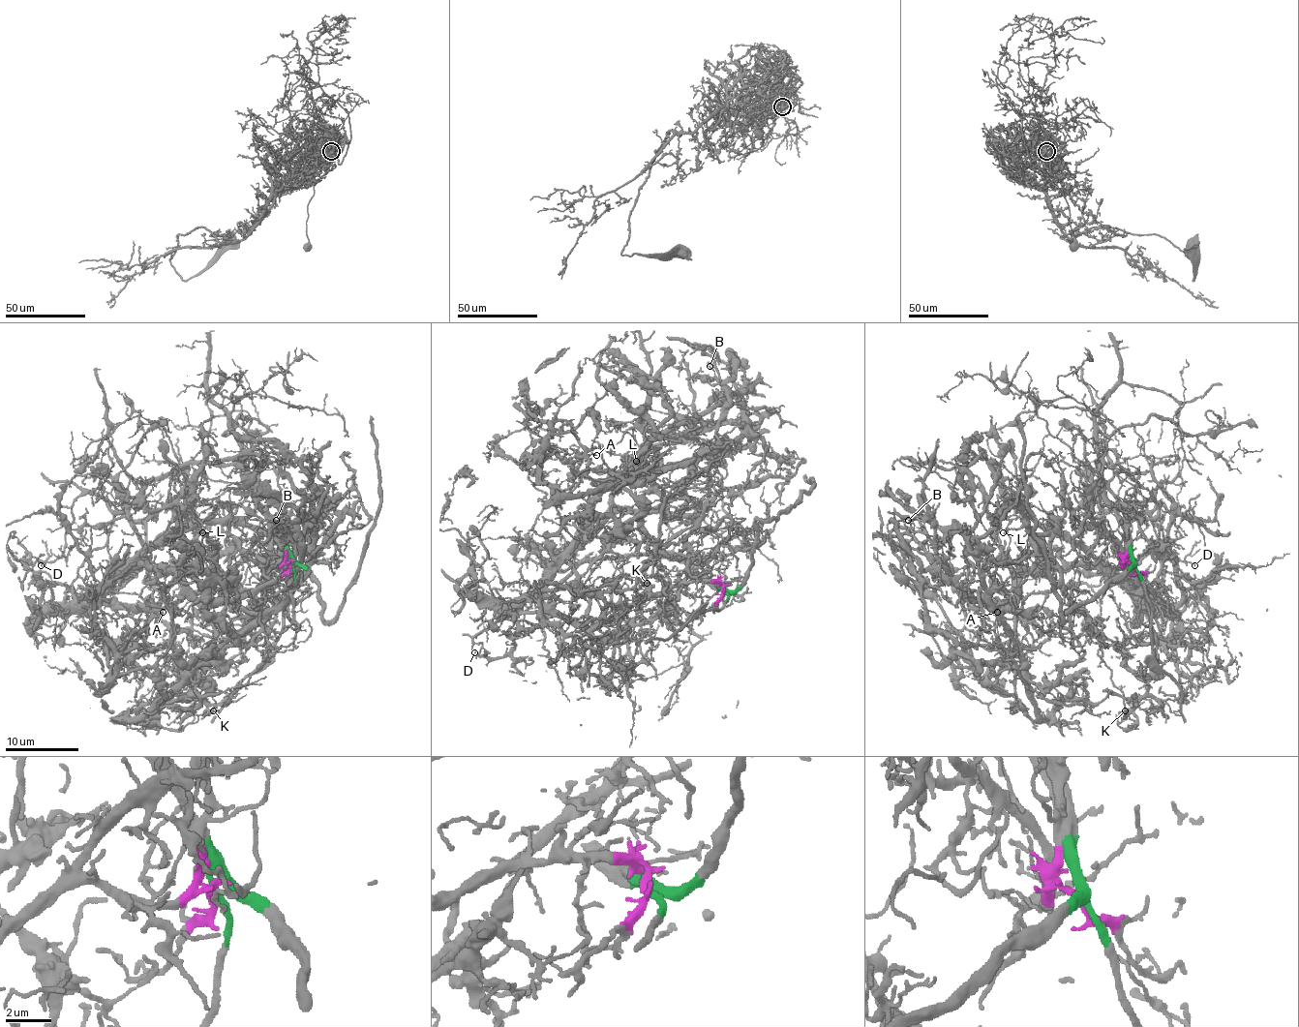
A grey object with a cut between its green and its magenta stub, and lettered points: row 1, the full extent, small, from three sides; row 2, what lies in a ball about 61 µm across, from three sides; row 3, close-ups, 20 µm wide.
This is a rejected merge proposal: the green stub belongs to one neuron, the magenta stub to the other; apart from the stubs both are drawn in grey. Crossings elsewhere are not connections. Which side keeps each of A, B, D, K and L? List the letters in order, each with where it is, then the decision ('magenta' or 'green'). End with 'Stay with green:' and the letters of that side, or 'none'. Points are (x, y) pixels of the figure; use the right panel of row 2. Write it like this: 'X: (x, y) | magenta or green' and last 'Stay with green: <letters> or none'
A: (997, 612) | magenta
B: (908, 520) | magenta
D: (1194, 565) | green
K: (1125, 710) | magenta
L: (1003, 532) | magenta
Stay with green: D

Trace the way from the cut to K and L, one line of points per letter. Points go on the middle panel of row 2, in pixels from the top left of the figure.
K: (724, 590), (691, 614), (673, 605), (675, 614), (666, 613), (656, 599), (611, 605), (603, 596), (648, 583)
L: (724, 590), (718, 581), (671, 585), (594, 625), (559, 614), (539, 596), (609, 508), (609, 496), (636, 461)

